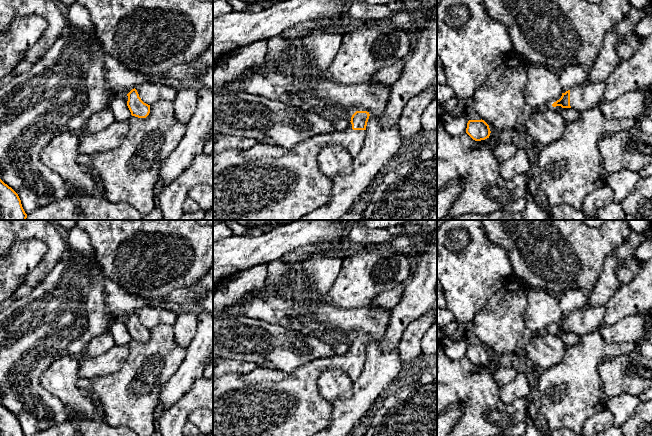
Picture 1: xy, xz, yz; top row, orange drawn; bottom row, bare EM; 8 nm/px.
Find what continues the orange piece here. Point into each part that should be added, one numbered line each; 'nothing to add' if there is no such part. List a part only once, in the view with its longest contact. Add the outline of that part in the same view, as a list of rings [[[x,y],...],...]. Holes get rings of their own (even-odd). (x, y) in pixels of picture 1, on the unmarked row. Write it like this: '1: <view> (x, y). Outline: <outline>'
1: xz (264, 402). Outline: [[[350,346],[343,355],[320,358],[291,372],[257,367],[247,374],[213,376],[213,436],[313,436],[327,426],[333,409],[332,403],[319,392],[320,374],[328,368],[338,368],[355,382],[362,373],[365,360],[366,354],[353,354]]]

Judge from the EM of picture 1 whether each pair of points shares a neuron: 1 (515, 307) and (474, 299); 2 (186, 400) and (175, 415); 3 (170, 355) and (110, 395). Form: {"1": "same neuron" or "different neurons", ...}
{"1": "different neurons", "2": "same neuron", "3": "same neuron"}

